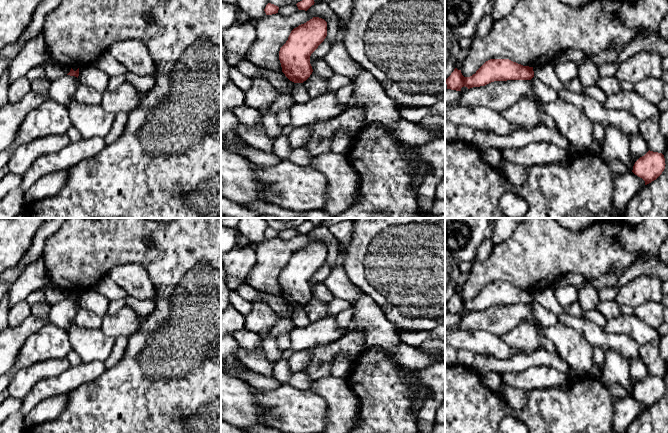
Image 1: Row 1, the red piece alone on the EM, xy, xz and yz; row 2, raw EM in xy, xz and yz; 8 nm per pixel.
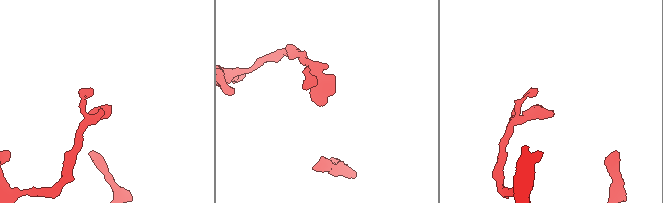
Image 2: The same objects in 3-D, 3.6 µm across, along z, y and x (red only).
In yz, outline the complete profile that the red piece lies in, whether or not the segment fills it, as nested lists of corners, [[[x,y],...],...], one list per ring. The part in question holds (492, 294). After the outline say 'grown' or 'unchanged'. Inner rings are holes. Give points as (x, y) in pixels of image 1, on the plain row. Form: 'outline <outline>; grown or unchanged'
outline [[[490,283],[470,301],[464,301],[461,294],[455,292],[446,303],[446,308],[447,313],[461,315],[464,310],[470,313],[494,305],[531,304],[533,301],[533,291],[523,290],[509,283]]]; unchanged

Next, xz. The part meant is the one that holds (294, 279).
outline [[[313,241],[294,252],[286,267],[280,272],[279,284],[282,296],[294,307],[303,307],[313,296],[311,278],[327,260],[327,246]]]; unchanged

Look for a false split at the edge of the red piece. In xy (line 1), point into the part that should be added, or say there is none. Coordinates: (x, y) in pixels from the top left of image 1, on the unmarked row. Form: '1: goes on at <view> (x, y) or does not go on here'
1: does not go on here

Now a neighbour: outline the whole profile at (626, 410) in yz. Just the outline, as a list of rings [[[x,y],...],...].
[[[632,395],[617,400],[613,415],[613,433],[627,433],[628,427],[645,410],[645,405]]]

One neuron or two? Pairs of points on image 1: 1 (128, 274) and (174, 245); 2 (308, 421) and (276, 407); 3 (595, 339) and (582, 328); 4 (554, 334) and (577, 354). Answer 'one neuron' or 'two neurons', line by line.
1: two neurons
2: one neuron
3: one neuron
4: one neuron

